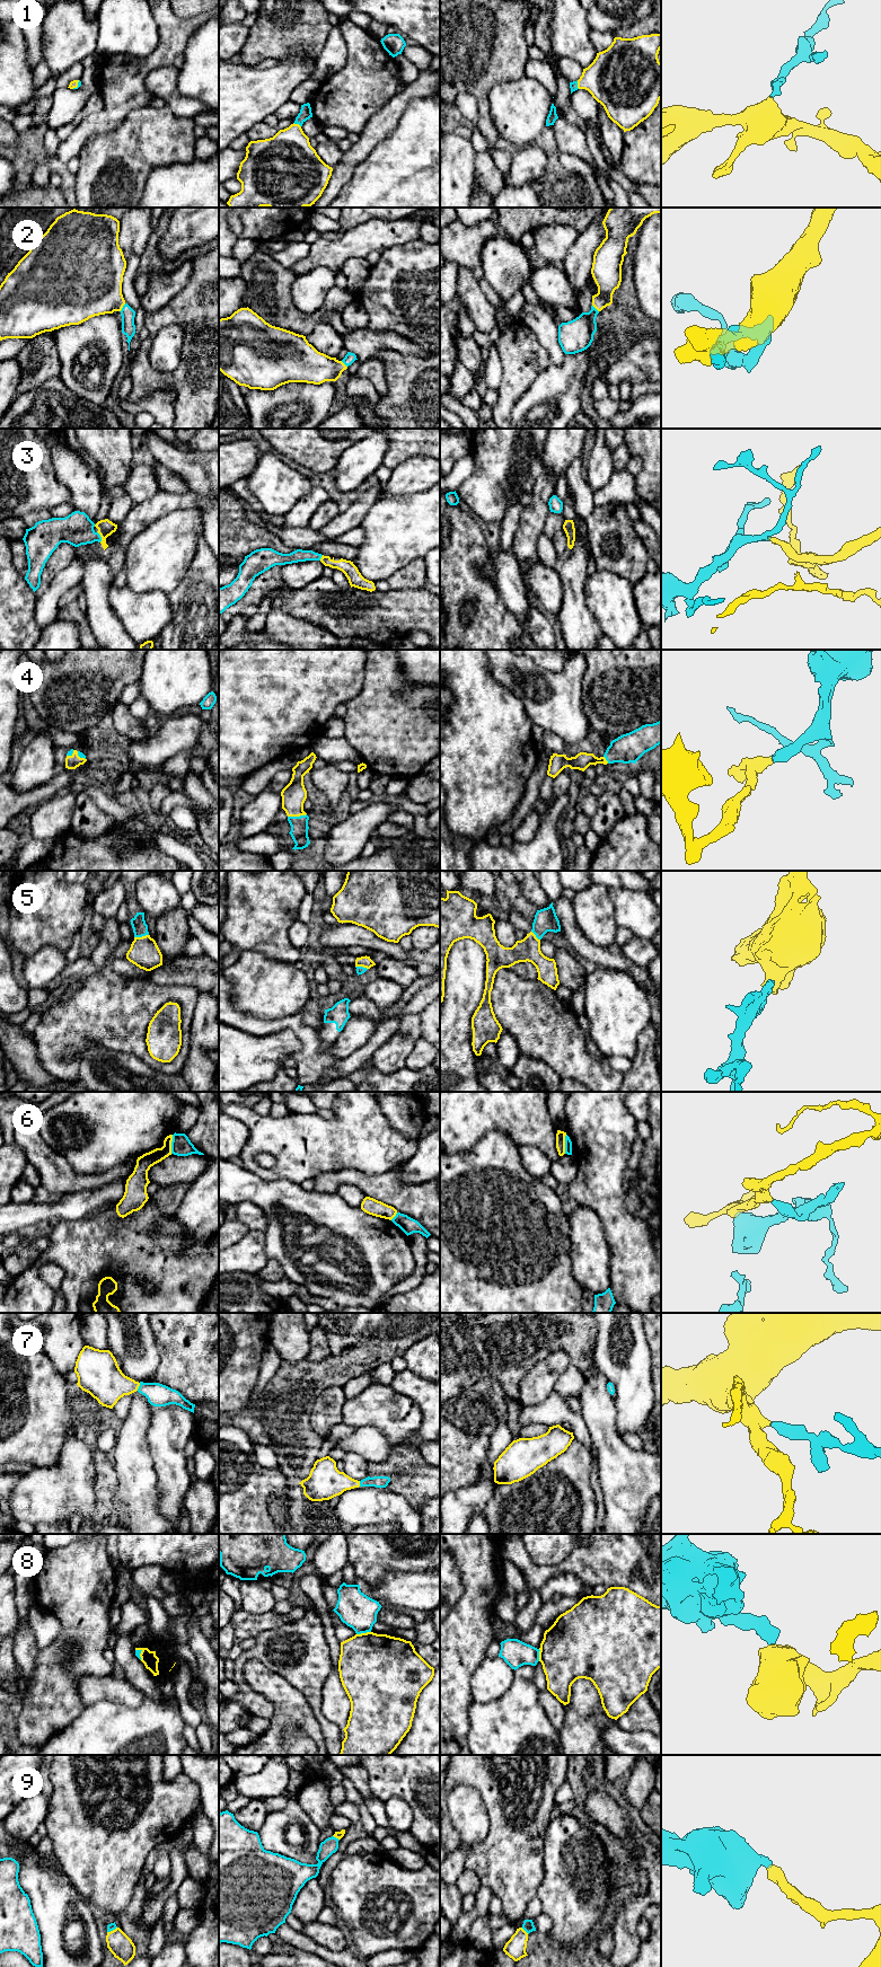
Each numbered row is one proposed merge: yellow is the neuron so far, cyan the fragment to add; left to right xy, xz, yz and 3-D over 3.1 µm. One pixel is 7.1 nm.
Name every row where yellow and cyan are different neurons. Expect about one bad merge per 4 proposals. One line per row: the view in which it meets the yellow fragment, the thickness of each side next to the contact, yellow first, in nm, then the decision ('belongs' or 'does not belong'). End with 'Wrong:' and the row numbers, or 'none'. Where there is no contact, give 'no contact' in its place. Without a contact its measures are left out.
1: xz | 380/90 nm | belongs
2: xy | 400/100 nm | belongs
3: xy | 110/240 nm | belongs
4: xz | 180/130 nm | belongs
5: xy | 220/110 nm | belongs
6: xy | 110/140 nm | does not belong
7: xy | 280/160 nm | belongs
8: xz | 480/260 nm | does not belong
9: yz | 150/80 nm | belongs
Wrong: 6, 8

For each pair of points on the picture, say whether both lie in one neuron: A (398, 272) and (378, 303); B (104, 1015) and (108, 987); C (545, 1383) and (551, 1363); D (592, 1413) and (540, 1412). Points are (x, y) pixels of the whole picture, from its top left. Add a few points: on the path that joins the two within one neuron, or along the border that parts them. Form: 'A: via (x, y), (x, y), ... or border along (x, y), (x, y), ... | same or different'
A: via (396, 280), (395, 287), (386, 296) | same
B: via (107, 1008), (108, 994) | same
C: via (545, 1378), (545, 1374), (551, 1367) | same
D: border along (580, 1412), (591, 1438) | different

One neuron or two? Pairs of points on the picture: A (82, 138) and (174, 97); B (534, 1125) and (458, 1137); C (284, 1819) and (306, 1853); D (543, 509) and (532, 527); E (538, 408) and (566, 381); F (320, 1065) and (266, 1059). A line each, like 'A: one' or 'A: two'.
A: two
B: one
C: one
D: one
E: one
F: two

